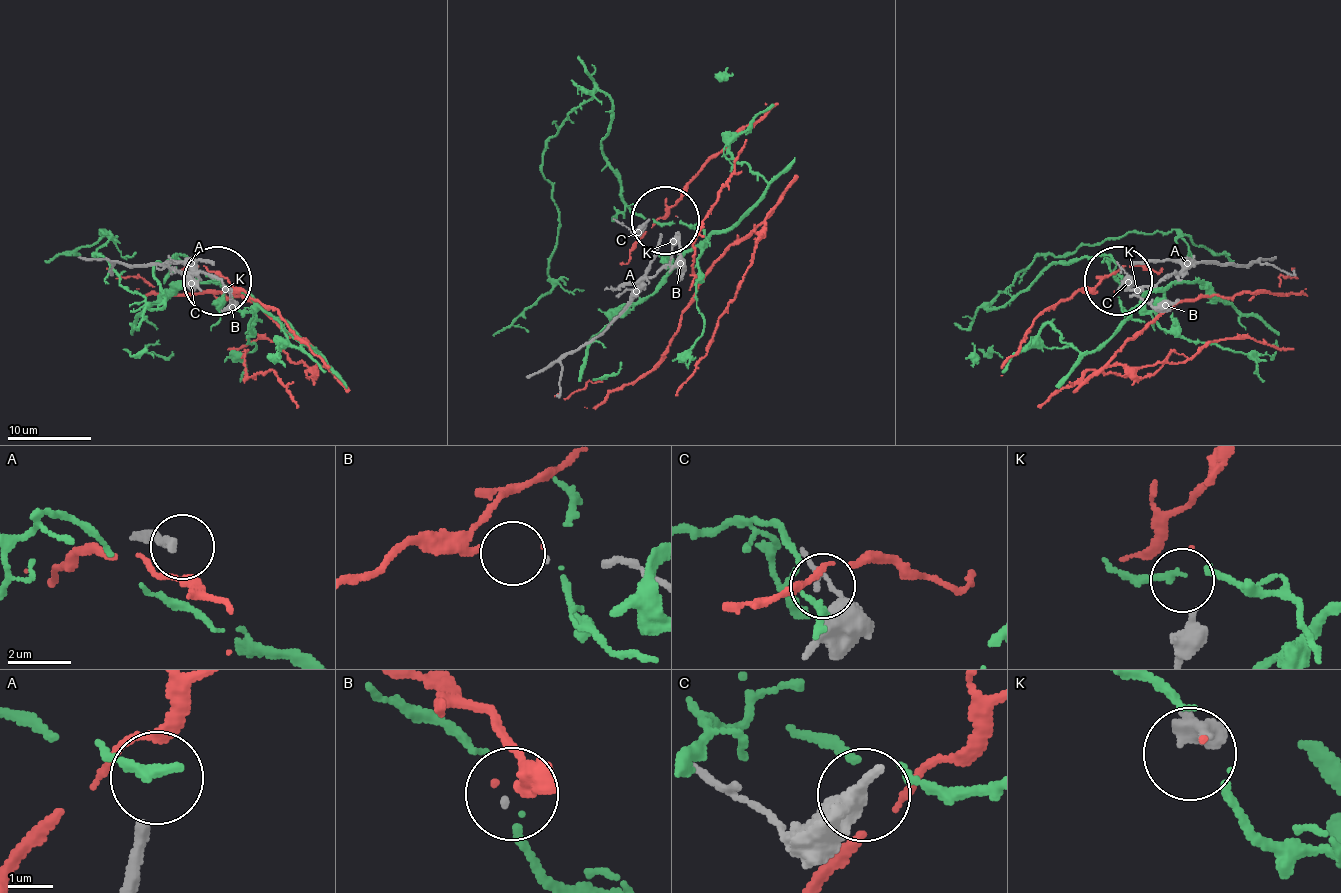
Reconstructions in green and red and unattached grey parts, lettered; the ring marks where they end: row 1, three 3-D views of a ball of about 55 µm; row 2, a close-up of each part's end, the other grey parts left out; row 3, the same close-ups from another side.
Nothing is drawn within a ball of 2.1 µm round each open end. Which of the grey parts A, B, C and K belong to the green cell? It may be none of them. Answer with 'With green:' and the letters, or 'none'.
With green: none

